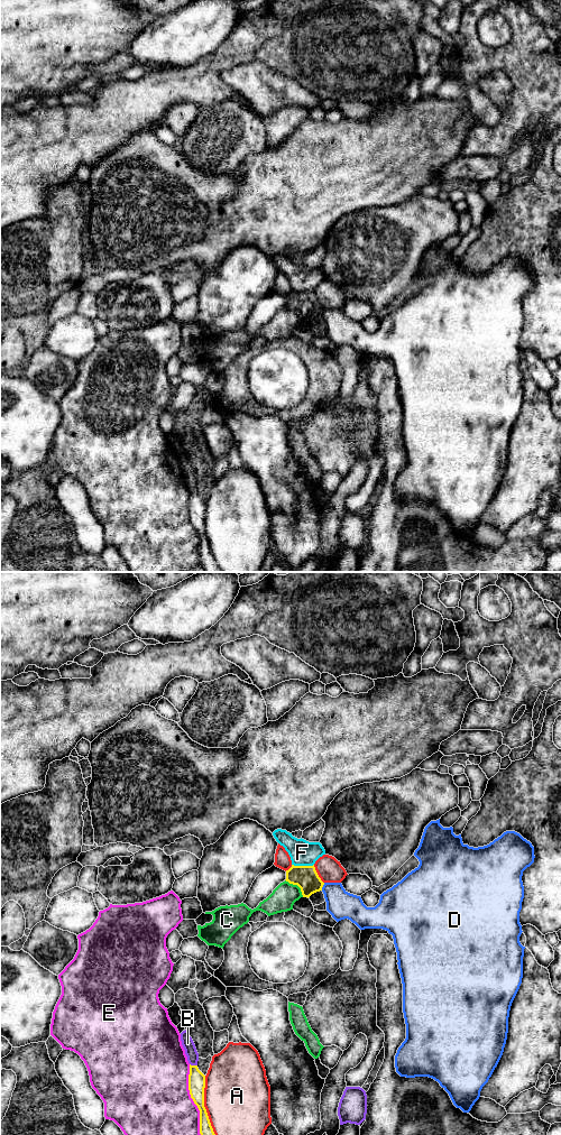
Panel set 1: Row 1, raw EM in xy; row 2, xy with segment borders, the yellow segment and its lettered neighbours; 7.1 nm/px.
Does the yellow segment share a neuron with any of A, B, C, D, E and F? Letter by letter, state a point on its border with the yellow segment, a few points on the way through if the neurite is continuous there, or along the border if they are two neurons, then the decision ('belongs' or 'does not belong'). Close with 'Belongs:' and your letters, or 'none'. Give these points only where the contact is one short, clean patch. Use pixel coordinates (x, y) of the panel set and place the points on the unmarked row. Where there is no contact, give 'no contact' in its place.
A: meets yellow in xy at (205, 536); does not belong
B: meets yellow in xy at (193, 491); does not belong
C: meets yellow in xy at (296, 310); does not belong
D: meets yellow in xy at (322, 312); border along xy (324, 308), (321, 315); does not belong
E: meets yellow in xy at (193, 526); does not belong
F: meets yellow in xy at (303, 292); border along xy (292, 289), (313, 291); does not belong
Belongs: none

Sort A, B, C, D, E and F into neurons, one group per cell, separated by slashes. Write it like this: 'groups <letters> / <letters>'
groups A / B / C / D / E / F

